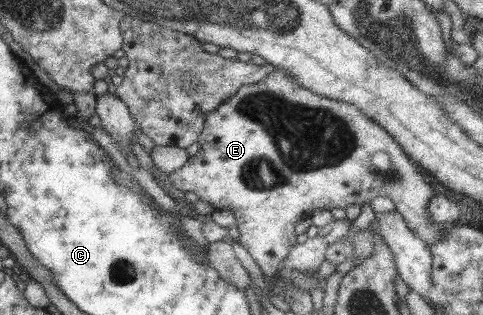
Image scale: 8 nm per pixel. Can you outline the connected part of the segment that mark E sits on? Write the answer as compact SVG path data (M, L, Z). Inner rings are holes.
M274 70L269 73L267 77L261 79L257 83L250 85L240 86L227 101L221 103L216 109L213 109L208 116L203 118L203 132L200 133L200 138L197 144L200 144L201 152L196 153L193 156L188 156L188 160L184 166L181 166L178 170L168 175L169 182L178 191L192 193L198 200L209 203L214 211L227 210L235 216L234 225L239 231L239 239L237 243L241 245L245 252L251 255L251 258L258 264L263 276L264 281L267 283L268 288L272 288L273 279L275 279L275 273L280 267L281 260L287 256L289 250L292 250L295 246L295 224L303 214L309 214L311 210L324 210L331 211L331 208L345 209L347 205L359 205L362 203L370 203L373 198L377 196L385 196L389 198L393 205L395 205L395 211L404 218L404 222L408 226L408 230L420 239L428 246L435 245L440 240L442 231L449 226L445 223L432 224L430 222L428 212L428 203L433 198L433 190L429 188L429 184L425 184L423 176L413 168L413 164L407 160L407 156L403 158L403 151L393 140L392 135L387 136L388 131L383 128L379 128L379 125L375 124L369 117L365 117L365 113L361 113L353 103L345 103L343 101L337 101L337 99L329 99L323 97L323 95L315 94L305 87L301 87L299 83L295 83L287 73L283 71Z

